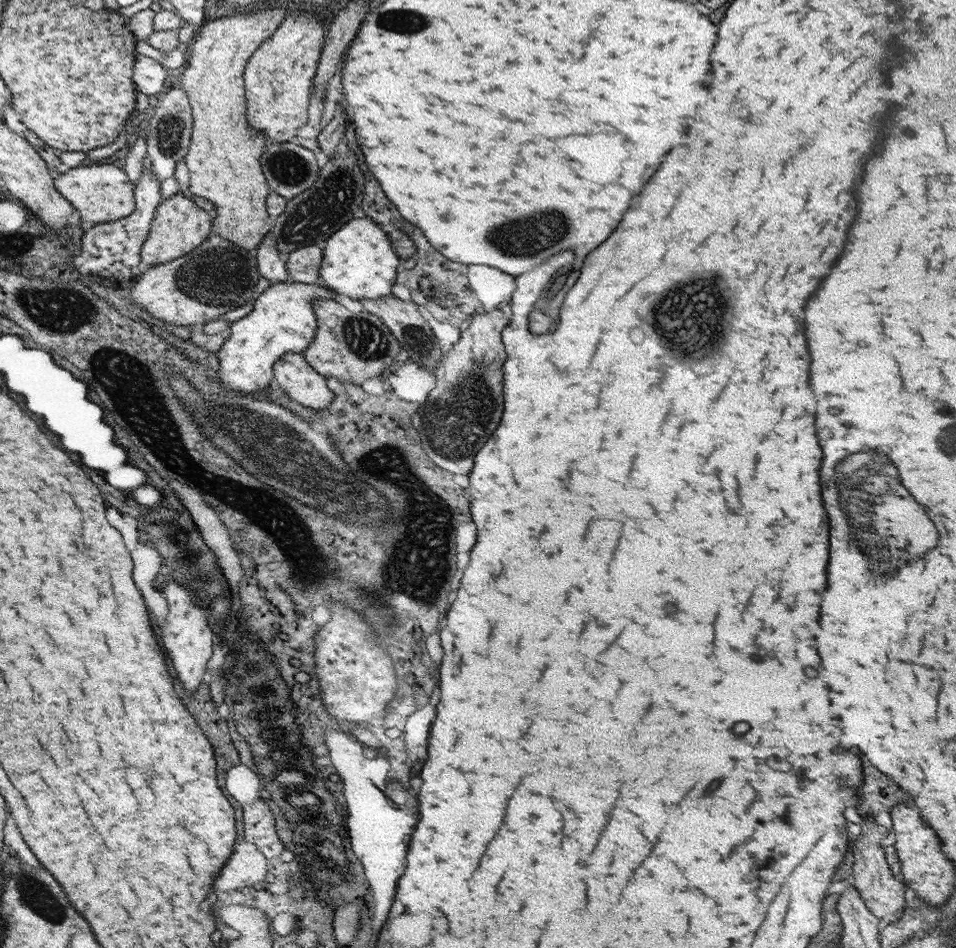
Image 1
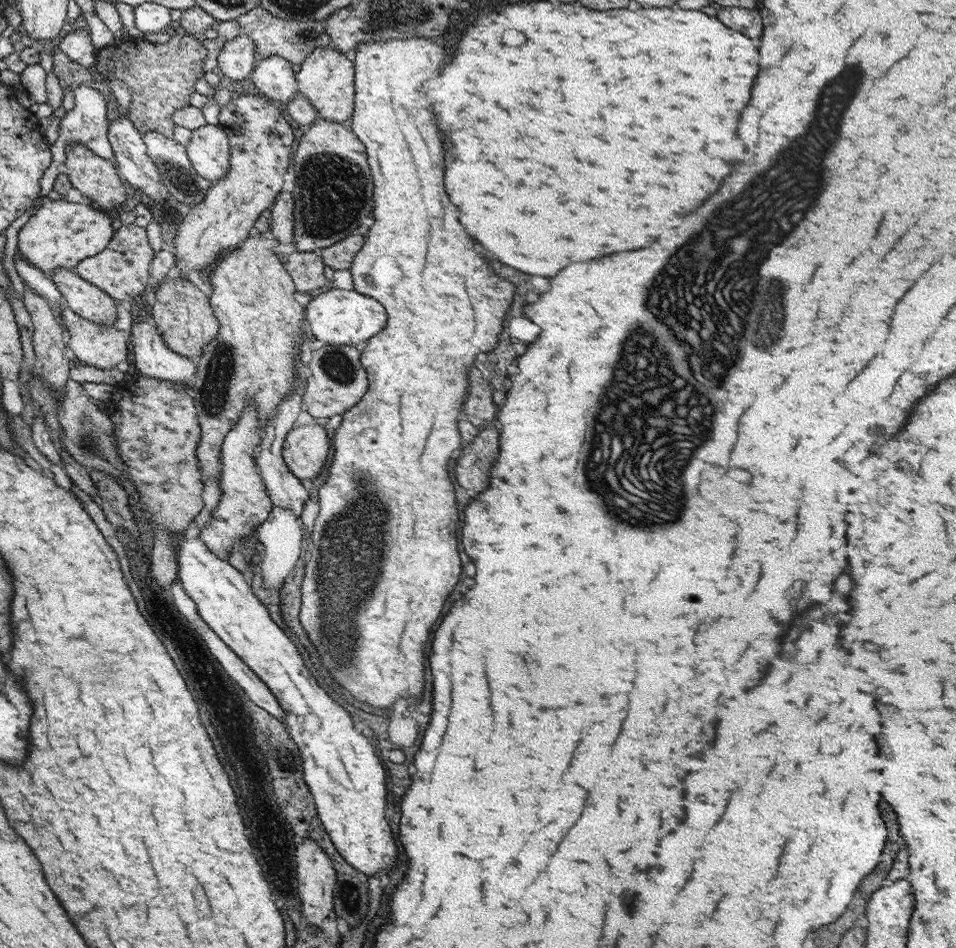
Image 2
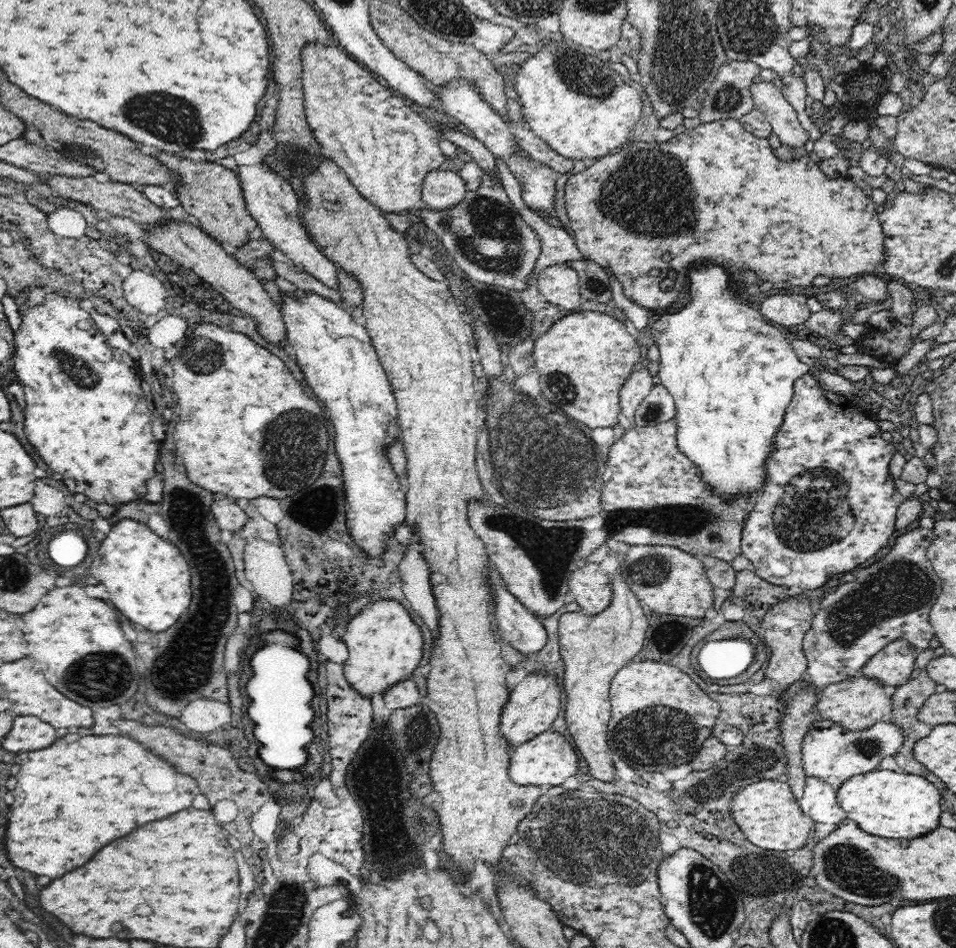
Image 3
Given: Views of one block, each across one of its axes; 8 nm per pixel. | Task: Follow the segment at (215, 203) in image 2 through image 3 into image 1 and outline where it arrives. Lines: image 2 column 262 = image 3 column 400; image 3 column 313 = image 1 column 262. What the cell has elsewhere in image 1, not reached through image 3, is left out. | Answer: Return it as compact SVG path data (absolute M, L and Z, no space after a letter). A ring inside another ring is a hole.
M291 8L291 14L247 60L243 74L247 96L247 124L253 124L267 142L289 142L297 128L307 122L307 98L311 78L317 74L321 48L327 36L327 26L315 14L315 8Z

